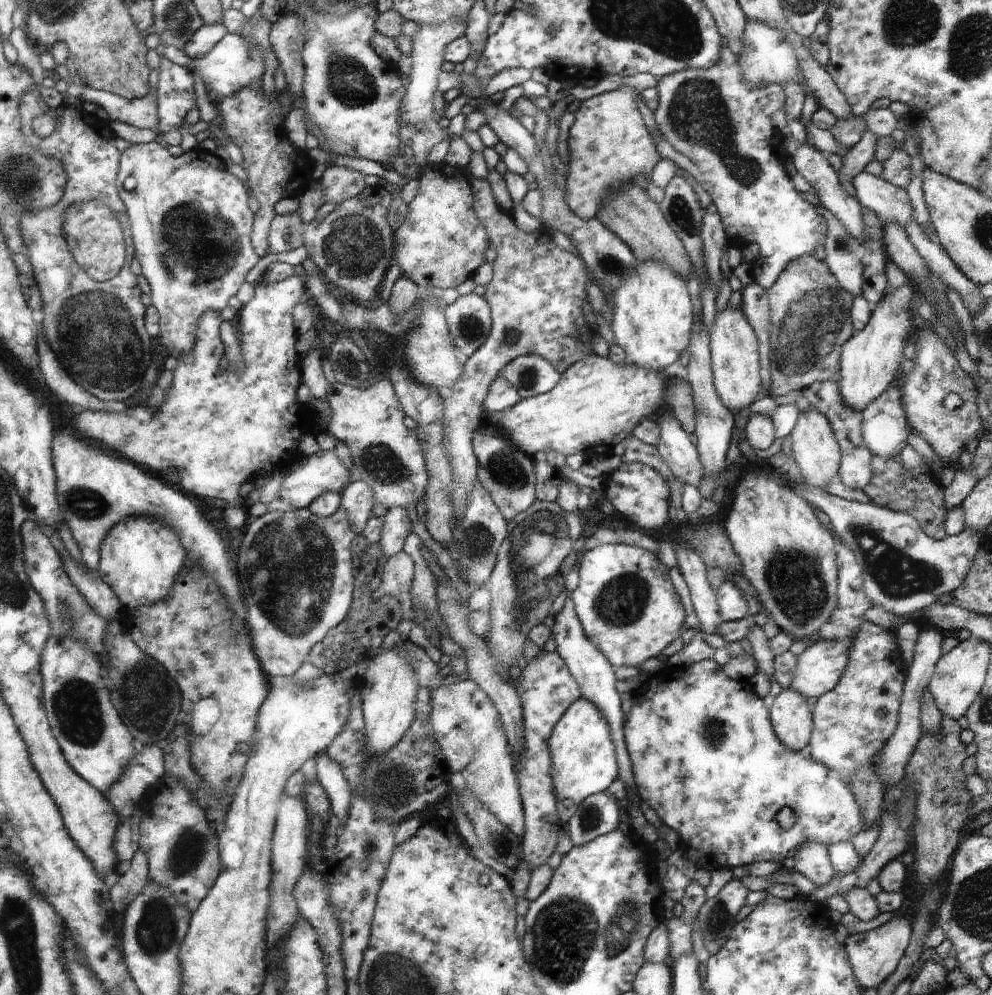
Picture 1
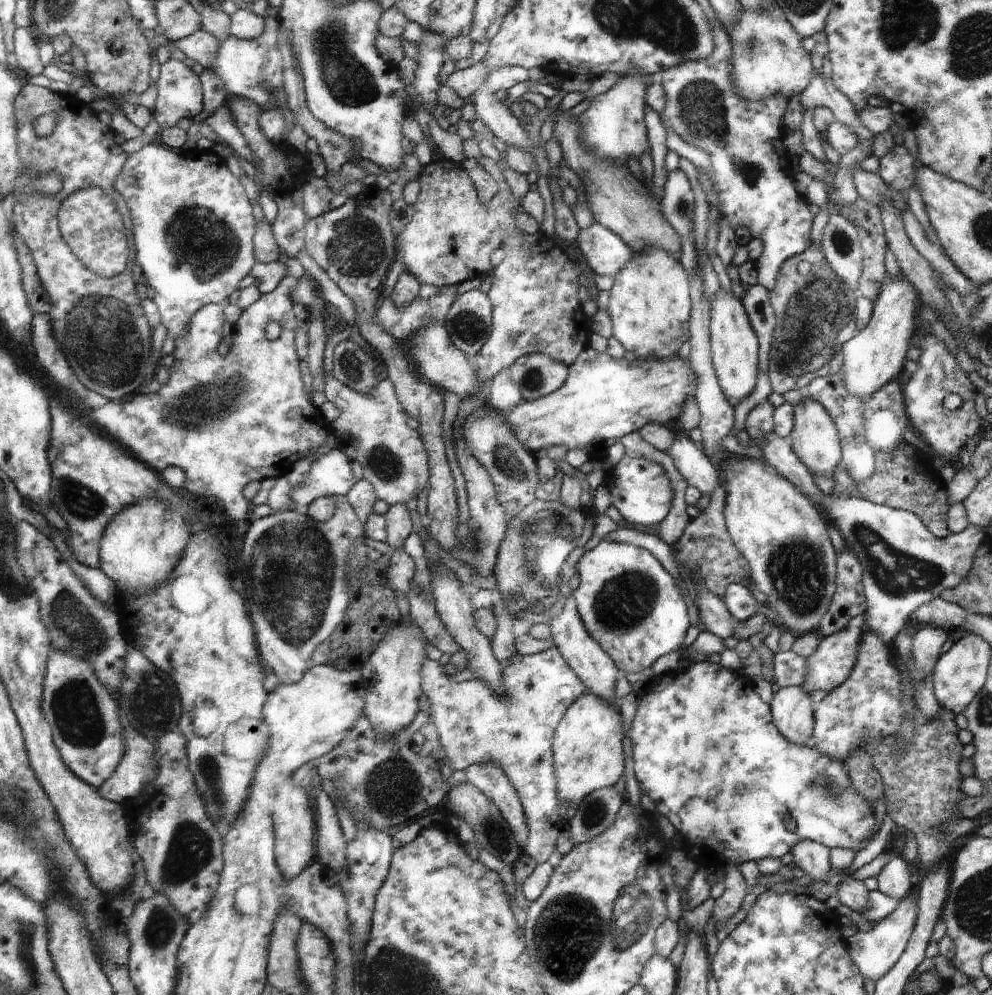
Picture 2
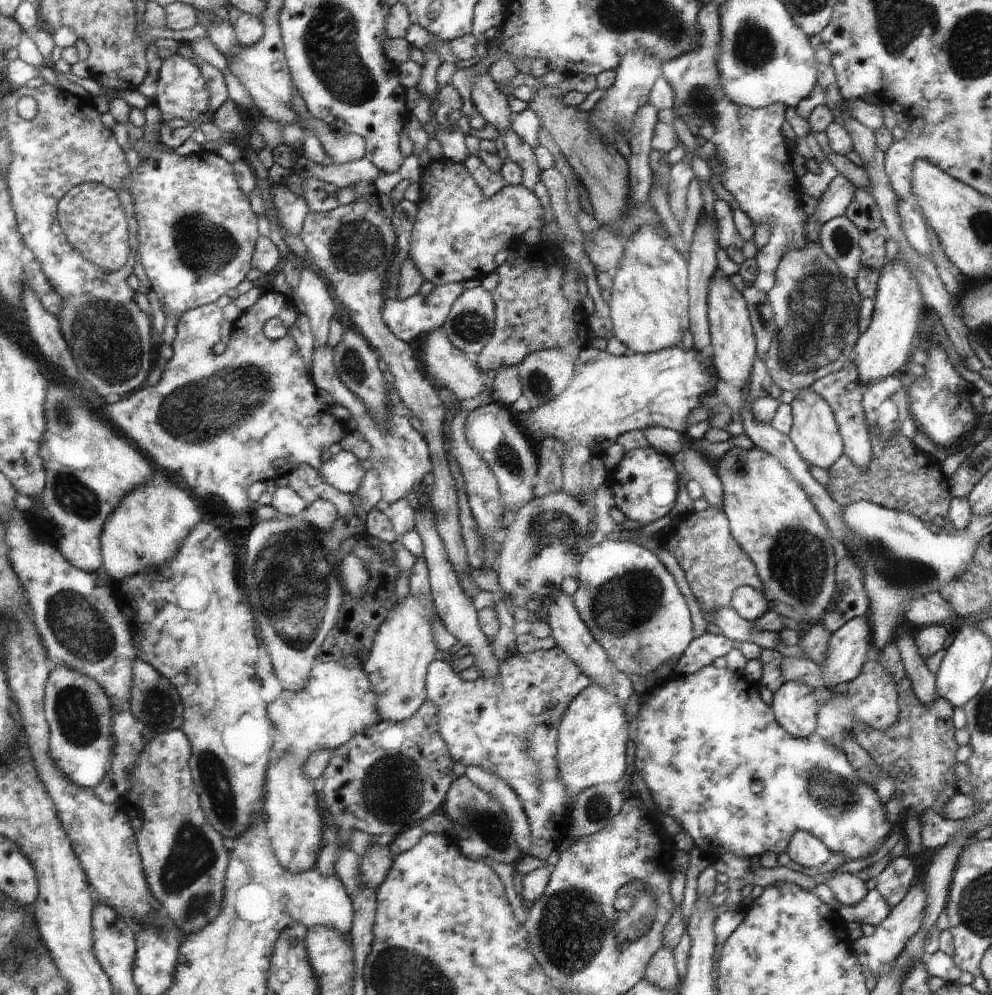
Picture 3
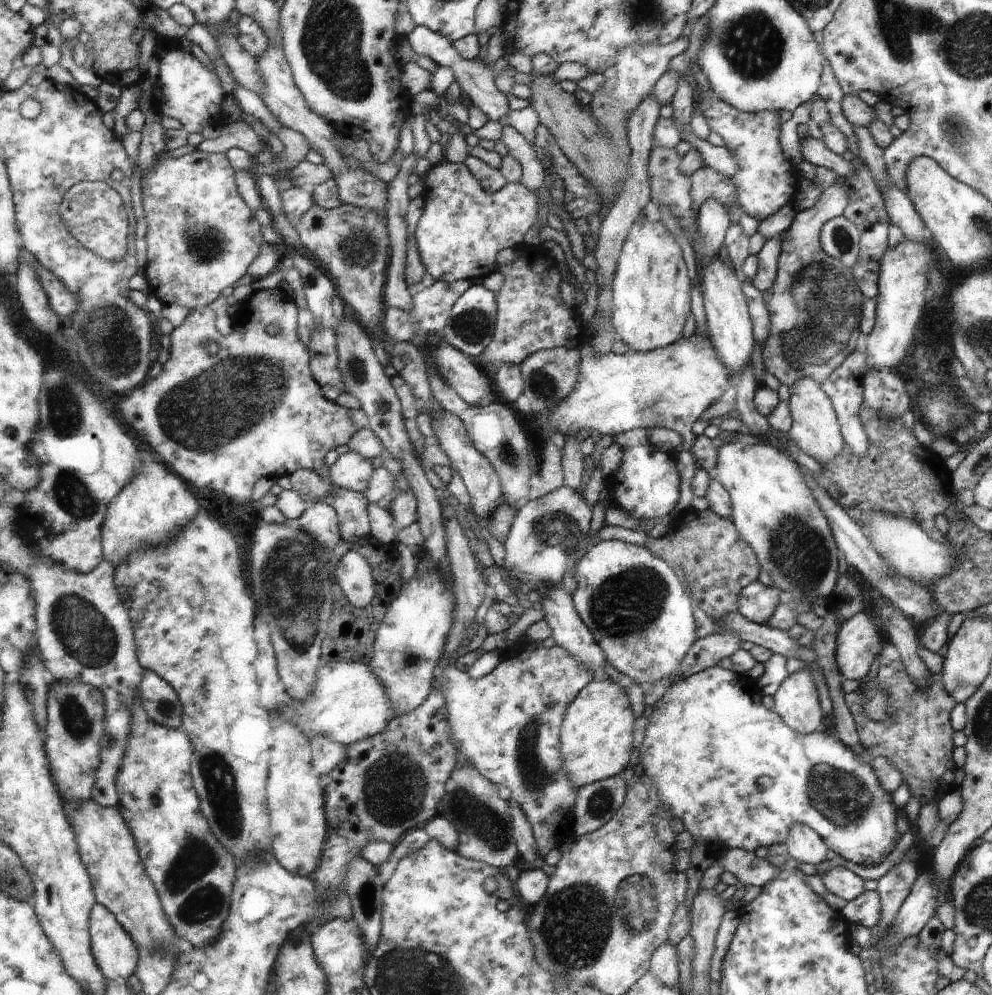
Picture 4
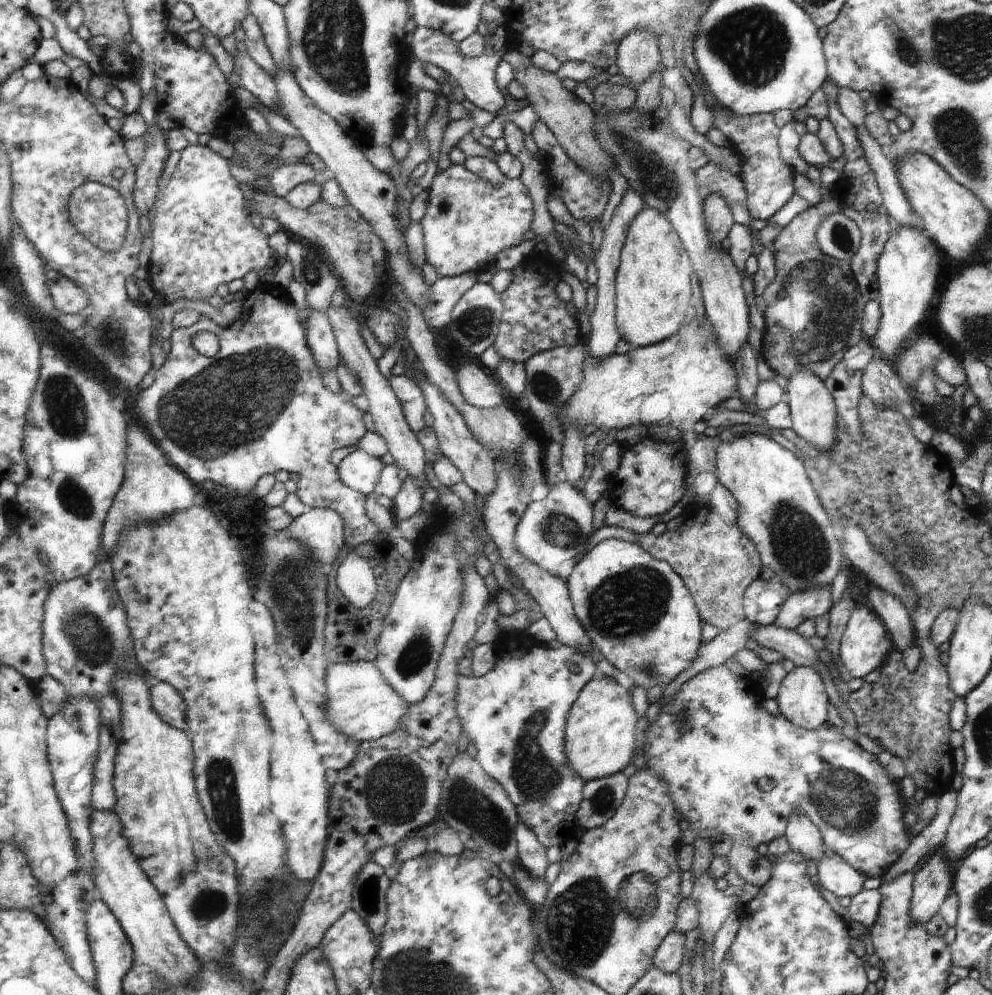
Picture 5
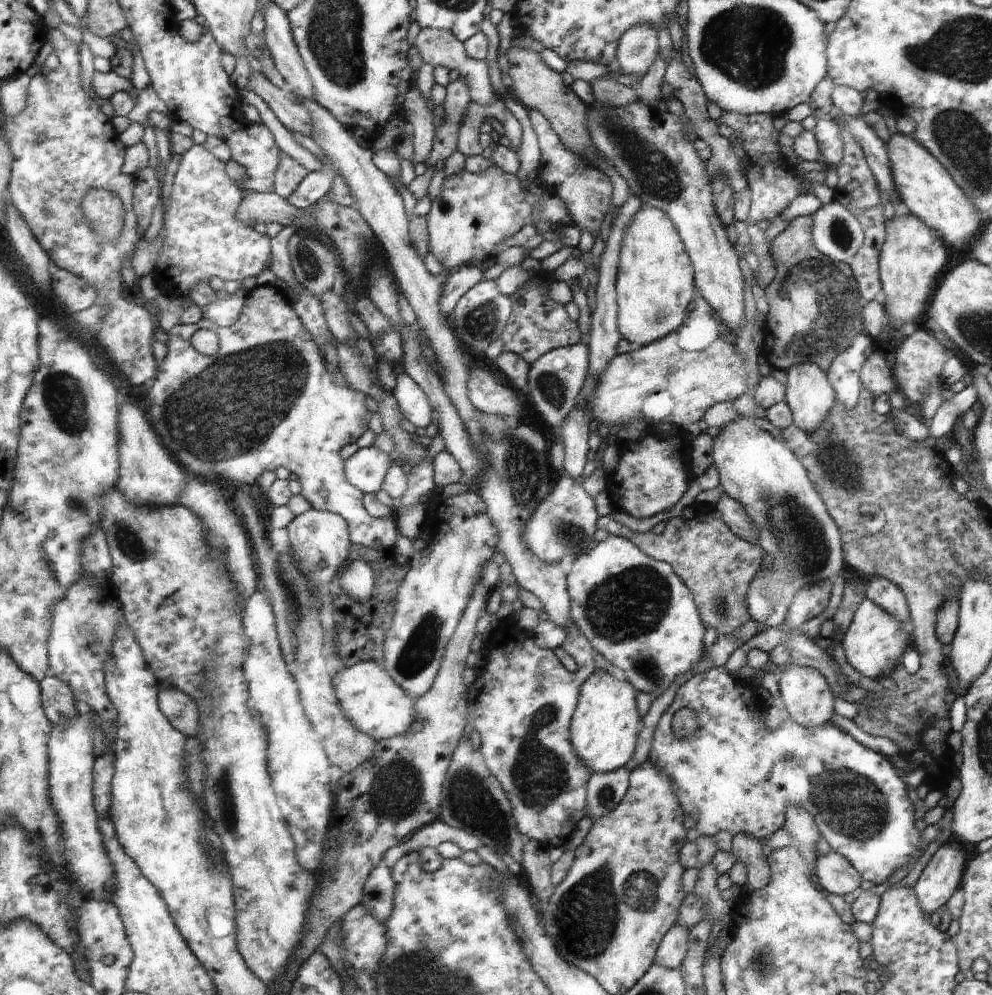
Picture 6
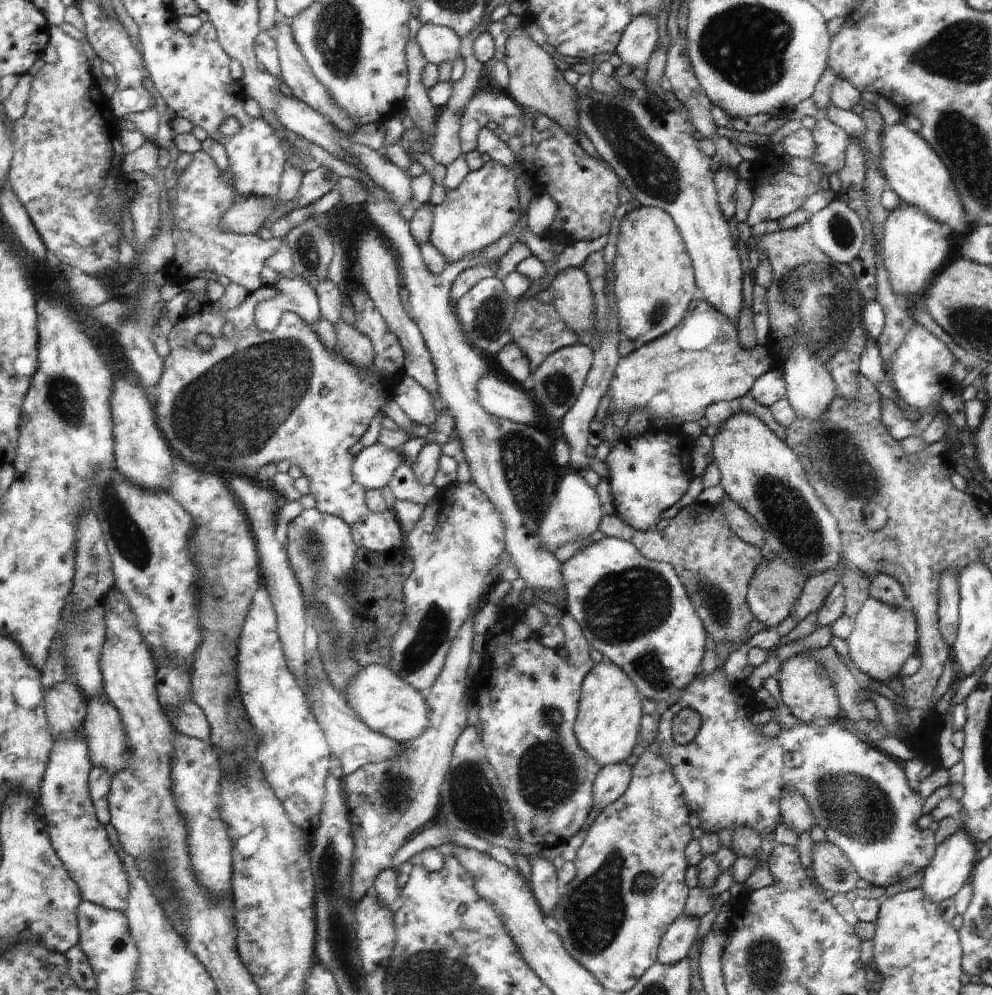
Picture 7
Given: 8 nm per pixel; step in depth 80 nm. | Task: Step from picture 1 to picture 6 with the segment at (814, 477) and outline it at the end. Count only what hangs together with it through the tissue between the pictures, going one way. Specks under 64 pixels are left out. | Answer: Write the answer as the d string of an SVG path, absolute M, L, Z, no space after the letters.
M804 362L789 369L787 375L785 402L792 412L793 425L803 432L816 432L824 424L824 420L828 418L828 412L836 404L836 396L826 373L820 370L817 362Z

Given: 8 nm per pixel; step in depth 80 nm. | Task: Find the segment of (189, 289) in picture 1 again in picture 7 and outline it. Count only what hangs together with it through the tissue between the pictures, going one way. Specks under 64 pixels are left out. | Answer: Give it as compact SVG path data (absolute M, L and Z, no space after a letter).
M203 150L193 153L194 159L182 172L178 173L177 215L174 224L175 254L162 269L167 270L169 282L181 284L186 278L200 271L215 272L217 276L226 275L232 283L242 285L251 293L262 285L260 272L271 257L281 247L276 237L263 240L258 235L239 235L222 231L219 222L227 210L234 205L237 194L230 181L221 178L221 169Z

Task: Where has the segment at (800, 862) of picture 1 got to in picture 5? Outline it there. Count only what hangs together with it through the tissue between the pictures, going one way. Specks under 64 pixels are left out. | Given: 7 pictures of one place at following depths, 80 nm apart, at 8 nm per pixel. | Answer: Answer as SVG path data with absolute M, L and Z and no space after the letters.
M796 813L792 816L784 837L791 851L802 854L816 863L827 854L821 833L804 814Z

